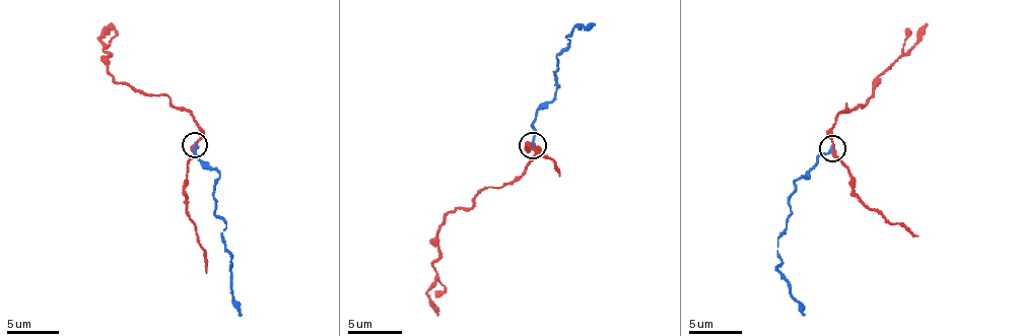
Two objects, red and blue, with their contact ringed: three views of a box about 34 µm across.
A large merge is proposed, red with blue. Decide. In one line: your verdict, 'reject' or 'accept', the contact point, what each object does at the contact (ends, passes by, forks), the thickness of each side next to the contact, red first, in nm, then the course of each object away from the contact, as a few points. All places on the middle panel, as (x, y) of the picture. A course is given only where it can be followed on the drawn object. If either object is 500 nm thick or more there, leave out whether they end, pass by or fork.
reject; place (532, 145); red passes by; blue ends; calibres 240 and 180 nm; course red (532, 146), (526, 169), (497, 188), (483, 188), (437, 229), (427, 296), (439, 314); course blue (532, 146), (536, 113), (548, 106), (559, 88), (554, 71), (570, 41), (566, 34), (576, 24), (594, 25)

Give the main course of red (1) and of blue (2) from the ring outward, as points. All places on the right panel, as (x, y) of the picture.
1: (833, 147), (828, 131), (838, 114), (846, 104), (845, 110), (862, 108), (872, 82), (925, 23)
2: (833, 147), (808, 175), (796, 181), (787, 228), (777, 240), (777, 272), (805, 315)

